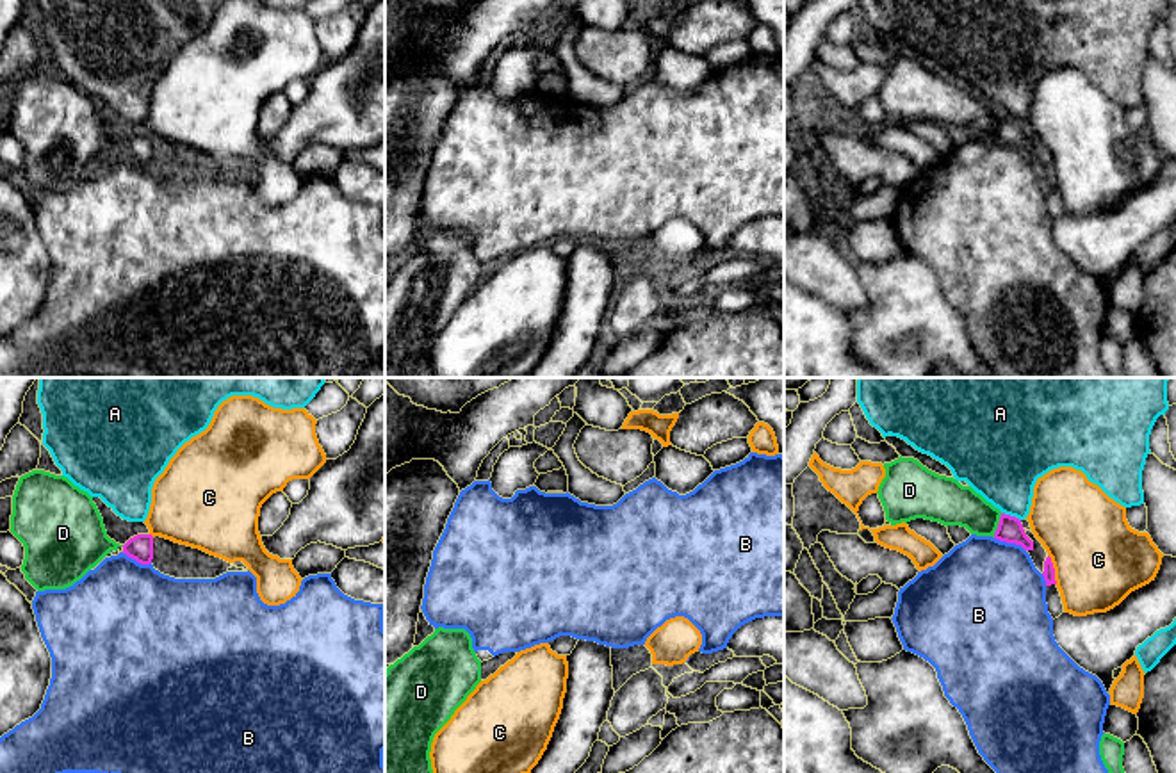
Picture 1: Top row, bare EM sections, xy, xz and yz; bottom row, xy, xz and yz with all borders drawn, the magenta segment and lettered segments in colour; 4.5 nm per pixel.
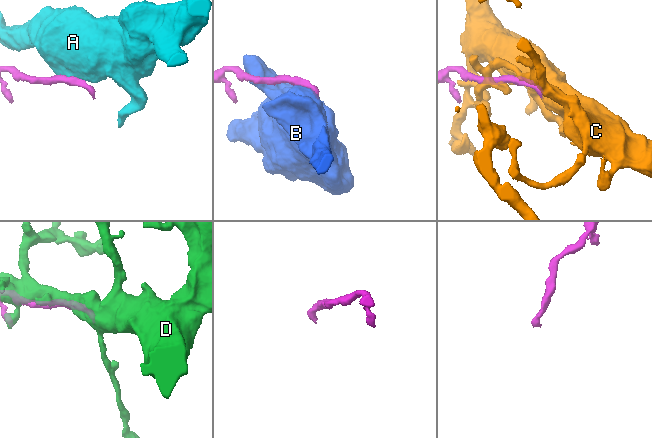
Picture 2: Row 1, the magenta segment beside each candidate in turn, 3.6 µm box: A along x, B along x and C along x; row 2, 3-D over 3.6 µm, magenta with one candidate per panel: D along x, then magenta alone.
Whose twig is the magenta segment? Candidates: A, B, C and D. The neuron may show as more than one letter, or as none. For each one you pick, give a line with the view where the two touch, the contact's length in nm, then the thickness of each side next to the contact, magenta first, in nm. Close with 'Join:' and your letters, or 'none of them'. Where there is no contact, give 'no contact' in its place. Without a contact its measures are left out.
Join: none of them

